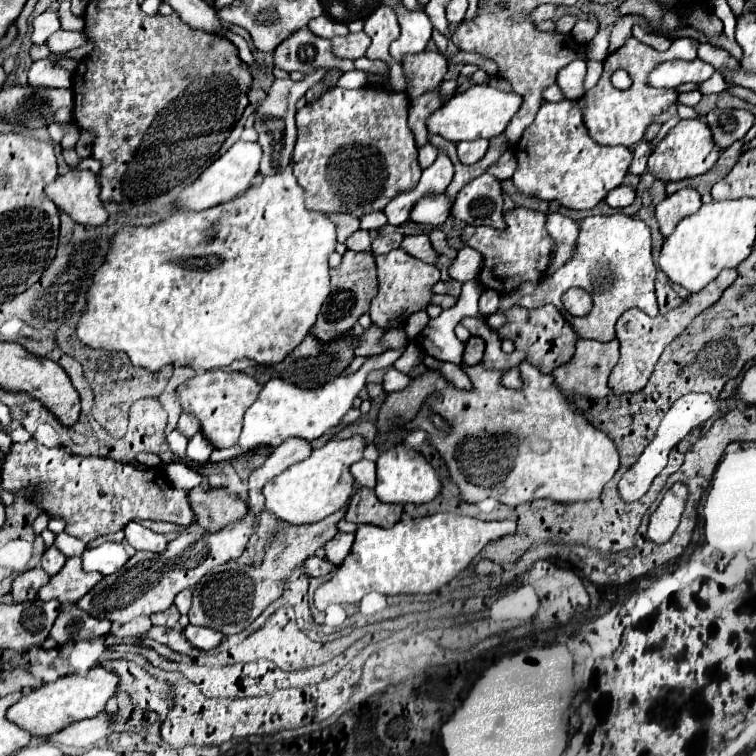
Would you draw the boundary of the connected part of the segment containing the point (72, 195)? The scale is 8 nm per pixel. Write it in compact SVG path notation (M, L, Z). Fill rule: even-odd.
M70 169L46 187L46 195L76 223L102 225L108 219L108 213L98 197L98 177L92 171Z

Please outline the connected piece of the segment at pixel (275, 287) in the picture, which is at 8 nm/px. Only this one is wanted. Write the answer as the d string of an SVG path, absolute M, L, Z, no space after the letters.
M288 167L278 175L262 177L262 181L250 187L250 191L234 197L228 203L198 213L176 211L168 219L148 227L132 227L132 225L122 227L122 231L118 231L118 235L114 235L114 239L110 241L110 251L106 253L102 267L94 271L92 289L88 287L88 307L78 321L76 335L84 345L92 349L124 351L130 357L132 365L146 367L150 371L158 371L168 363L178 363L178 365L204 369L204 371L226 367L238 359L254 359L258 365L268 365L268 367L282 363L282 359L286 359L286 355L290 355L290 351L294 351L294 347L298 347L298 343L302 343L302 339L310 333L310 327L316 323L324 299L330 295L328 255L334 251L336 242L336 227L332 225L332 221L328 221L324 213L308 211L304 207L304 191L302 187L298 187L292 169Z

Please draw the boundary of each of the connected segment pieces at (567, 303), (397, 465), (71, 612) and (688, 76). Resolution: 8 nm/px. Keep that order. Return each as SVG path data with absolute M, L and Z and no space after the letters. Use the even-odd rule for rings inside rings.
M571 288L562 296L562 303L570 315L582 317L588 315L592 307L592 294L580 288Z
M402 443L390 447L388 451L380 453L380 459L376 461L378 469L378 485L376 495L382 503L428 503L440 493L440 477L434 469L430 469L430 463L424 459L424 455L406 449Z
M72 605L70 609L66 609L58 615L50 635L56 639L58 645L64 645L64 643L72 643L72 641L76 643L76 641L84 641L84 639L104 637L110 633L110 625L112 623L108 619L94 619L86 611Z
M702 59L694 61L666 61L658 65L650 75L648 83L652 87L674 89L682 83L702 83L714 73L714 67L704 63Z

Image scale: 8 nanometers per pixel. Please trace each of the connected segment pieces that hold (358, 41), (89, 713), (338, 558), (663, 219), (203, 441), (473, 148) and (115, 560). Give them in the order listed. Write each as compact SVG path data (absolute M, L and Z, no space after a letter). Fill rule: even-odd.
M364 31L348 33L344 37L334 37L332 47L334 47L334 53L340 57L358 59L358 57L364 57L366 49L370 47L370 37Z
M94 667L86 675L66 675L54 683L46 683L38 689L24 691L20 701L8 709L6 719L16 723L30 735L48 737L76 721L90 719L102 713L106 703L114 697L116 687L118 687L118 675L112 671L106 671L104 667Z
M338 531L338 533L324 545L326 559L328 559L332 565L338 567L338 565L344 561L344 557L350 553L352 543L354 543L354 533L342 533L342 531Z
M682 187L676 193L668 195L662 203L656 207L656 219L660 225L660 233L668 237L674 227L678 225L678 219L688 217L700 209L700 193L694 187Z
M198 431L192 439L190 439L190 443L188 443L188 451L186 451L186 459L190 461L190 463L206 463L208 461L208 457L210 457L210 453L214 451L214 447L210 447L210 441L202 435L202 431Z
M474 139L474 141L462 141L456 145L458 149L458 159L464 163L464 165L474 165L478 163L486 149L488 149L488 141L486 139Z
M102 543L98 547L86 549L82 555L84 571L96 571L102 575L112 575L126 563L128 555L120 543Z

